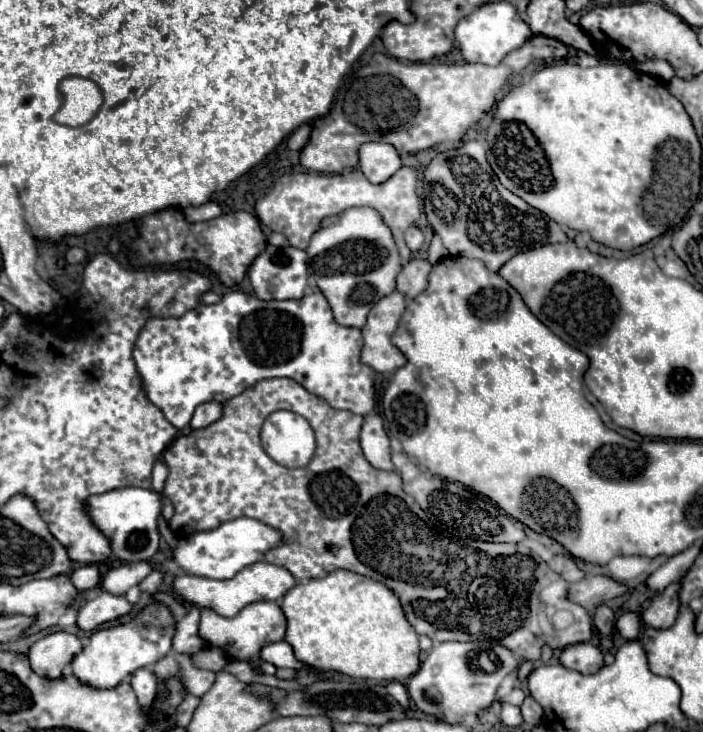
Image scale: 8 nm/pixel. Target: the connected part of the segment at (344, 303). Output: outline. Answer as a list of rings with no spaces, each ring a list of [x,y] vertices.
[[[368,206],[348,208],[336,216],[324,218],[320,230],[312,234],[306,254],[312,278],[326,296],[334,320],[352,328],[362,328],[378,298],[396,290],[396,276],[402,270],[402,258],[388,224],[378,210]]]

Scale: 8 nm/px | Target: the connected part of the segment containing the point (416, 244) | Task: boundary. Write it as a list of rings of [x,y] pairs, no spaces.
[[[408,228],[406,230],[406,244],[408,244],[408,248],[412,250],[412,252],[416,252],[420,246],[422,246],[422,242],[424,242],[424,234],[422,234],[422,230],[418,230],[418,228]]]

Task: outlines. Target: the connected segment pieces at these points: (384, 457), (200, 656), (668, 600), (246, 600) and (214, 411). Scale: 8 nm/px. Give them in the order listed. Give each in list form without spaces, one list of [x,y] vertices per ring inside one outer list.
[[[376,413],[366,416],[362,432],[360,432],[360,444],[364,450],[366,460],[380,470],[394,470],[394,464],[390,460],[390,440],[384,430],[382,418]]]
[[[214,646],[200,650],[198,654],[192,656],[192,660],[198,668],[206,668],[206,670],[212,670],[212,672],[220,672],[228,664],[226,654],[220,648],[214,648]]]
[[[682,580],[670,584],[668,588],[664,588],[662,592],[658,592],[650,600],[650,606],[642,614],[642,620],[648,626],[660,630],[660,628],[668,628],[668,626],[674,624],[674,620],[678,616],[678,606],[680,606],[680,600],[678,600],[680,586],[682,586]]]
[[[256,562],[256,564],[242,568],[230,580],[214,580],[214,578],[204,578],[204,576],[182,574],[182,576],[174,578],[172,590],[178,592],[184,600],[188,600],[200,608],[210,608],[210,610],[218,612],[220,616],[236,616],[244,606],[248,606],[252,602],[282,598],[294,584],[296,584],[296,580],[294,580],[294,576],[290,576],[290,572],[286,572],[286,568],[278,568],[270,562]]]
[[[210,400],[210,402],[204,402],[204,404],[200,404],[200,406],[196,408],[190,426],[192,426],[194,430],[196,430],[196,428],[206,428],[206,426],[210,426],[212,422],[216,422],[220,416],[222,416],[222,404],[216,402],[216,400]]]

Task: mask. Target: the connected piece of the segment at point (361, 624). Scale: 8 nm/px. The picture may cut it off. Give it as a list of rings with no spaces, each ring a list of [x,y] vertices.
[[[334,570],[322,578],[312,578],[304,584],[296,584],[282,600],[282,610],[288,620],[286,642],[294,648],[298,660],[320,668],[336,670],[350,678],[370,680],[406,680],[420,668],[418,634],[406,618],[400,598],[382,582],[370,580],[350,570]]]

